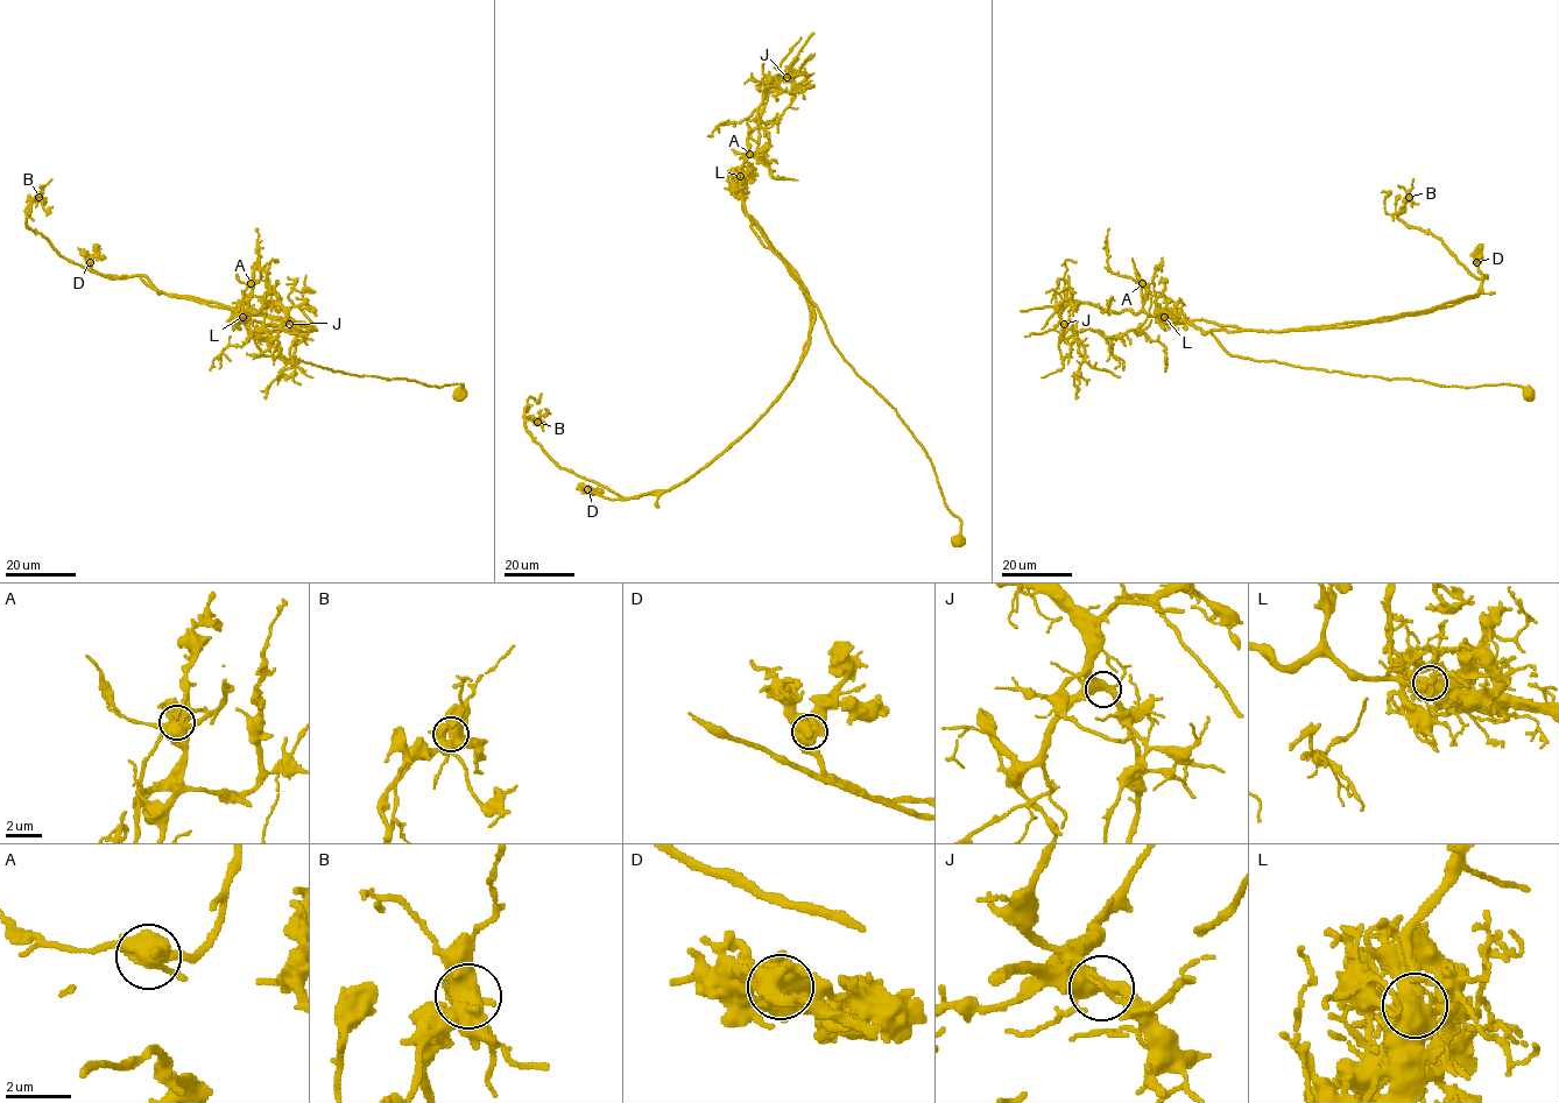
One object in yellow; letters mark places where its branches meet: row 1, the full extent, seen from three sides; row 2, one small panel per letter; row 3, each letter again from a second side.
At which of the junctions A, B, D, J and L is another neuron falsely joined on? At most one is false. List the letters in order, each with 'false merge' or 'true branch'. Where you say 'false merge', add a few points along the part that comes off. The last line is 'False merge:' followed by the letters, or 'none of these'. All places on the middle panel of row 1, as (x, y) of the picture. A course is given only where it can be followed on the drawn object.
A: true branch
B: true branch
D: true branch
J: true branch
L: false merge; course (740, 176), (742, 211), (810, 311), (791, 381), (657, 493), (621, 497), (561, 468), (524, 410), (550, 426)
False merge: L

